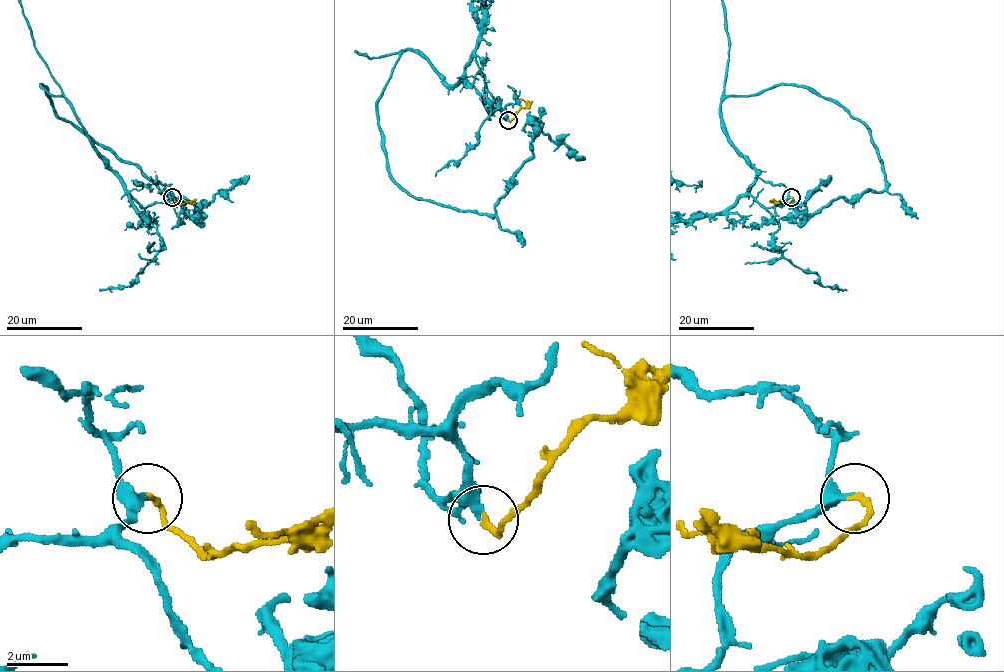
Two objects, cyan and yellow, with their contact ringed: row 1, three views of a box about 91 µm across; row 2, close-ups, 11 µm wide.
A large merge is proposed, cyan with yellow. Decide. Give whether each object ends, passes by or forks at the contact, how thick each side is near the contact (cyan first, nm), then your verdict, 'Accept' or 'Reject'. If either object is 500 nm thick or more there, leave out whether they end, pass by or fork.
At the ring cyan passes by. At the ring yellow ends. Thickness 220 nm (cyan) against 200 nm. Accept

